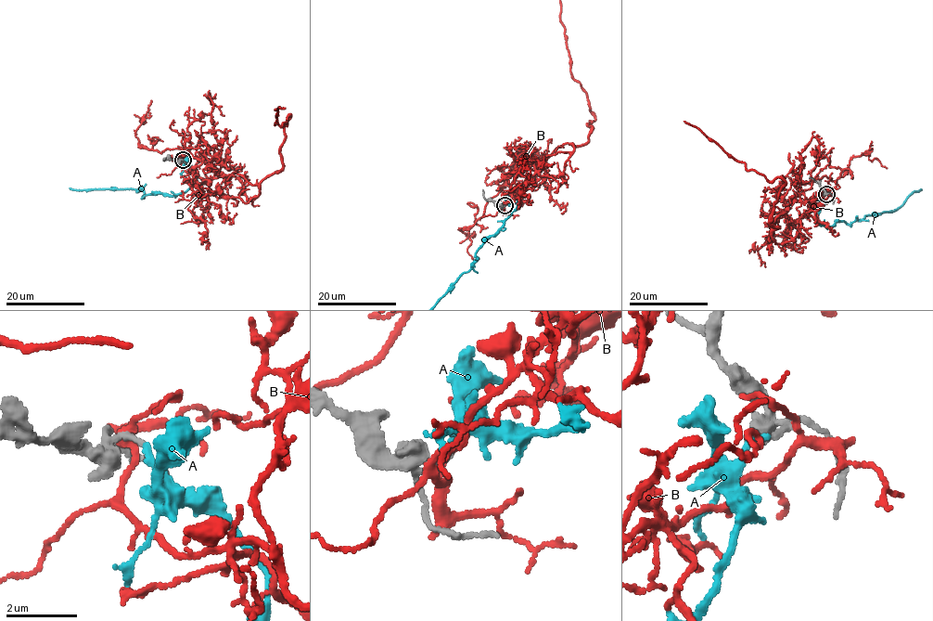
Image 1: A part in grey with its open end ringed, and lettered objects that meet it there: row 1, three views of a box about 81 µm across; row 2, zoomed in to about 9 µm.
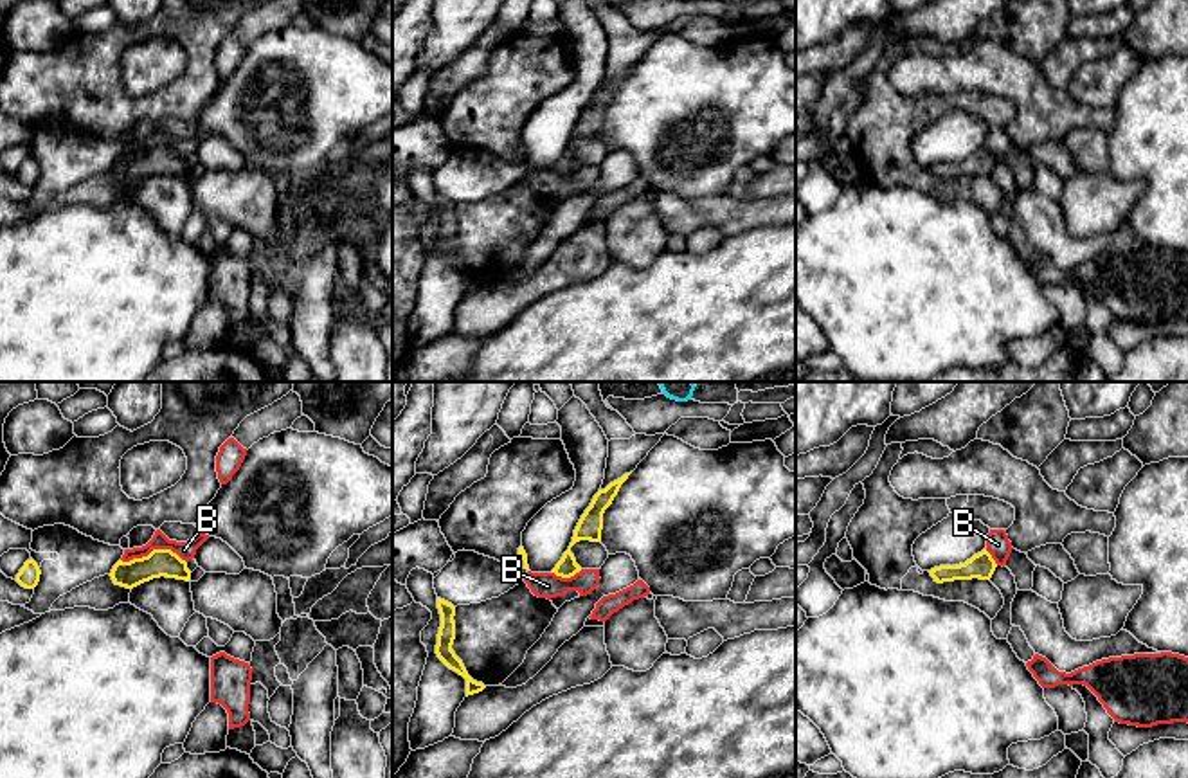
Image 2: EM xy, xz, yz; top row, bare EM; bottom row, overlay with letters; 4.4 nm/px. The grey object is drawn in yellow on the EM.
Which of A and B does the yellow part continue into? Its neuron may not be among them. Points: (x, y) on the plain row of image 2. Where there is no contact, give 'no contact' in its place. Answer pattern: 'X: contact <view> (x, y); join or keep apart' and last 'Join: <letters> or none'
A: no contact; join
B: contact xy (153, 146); keep apart
Join: A

